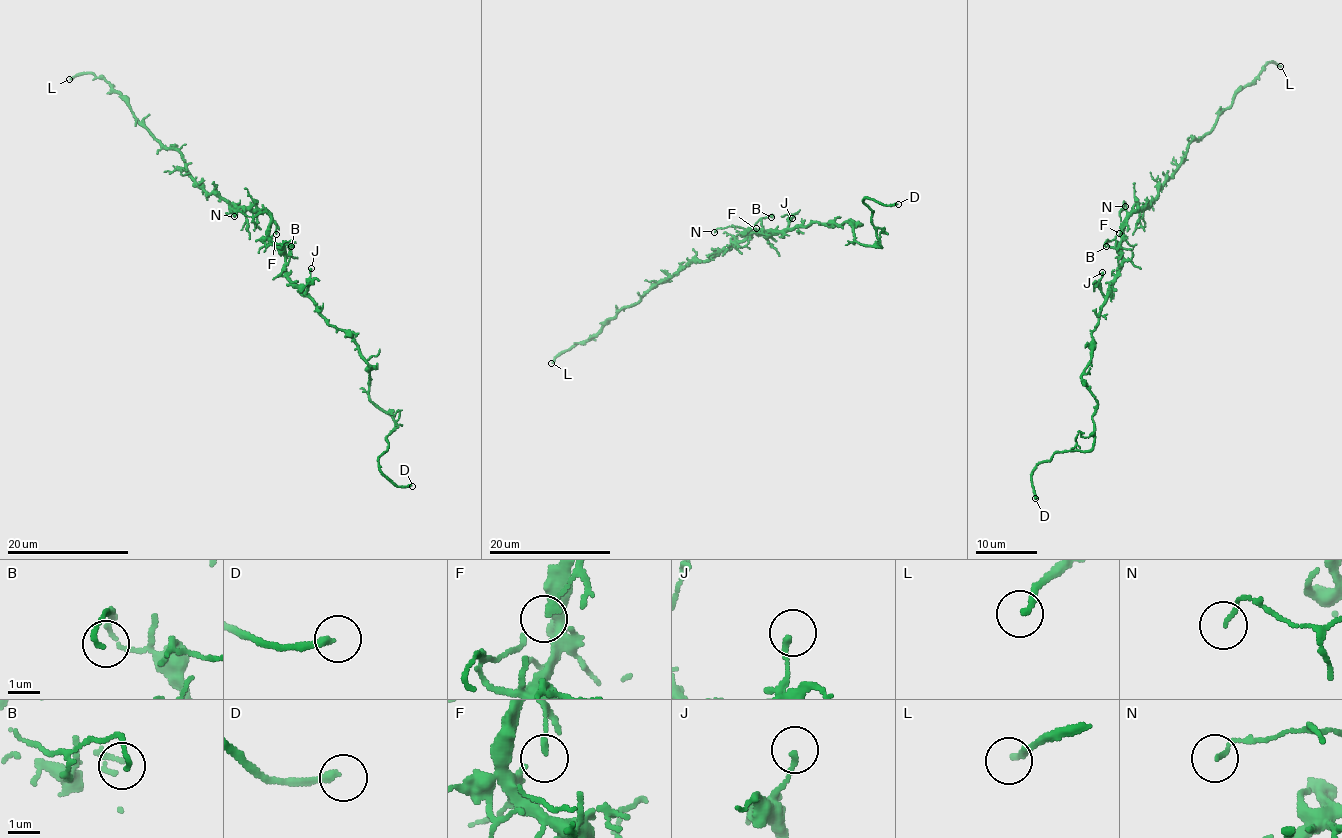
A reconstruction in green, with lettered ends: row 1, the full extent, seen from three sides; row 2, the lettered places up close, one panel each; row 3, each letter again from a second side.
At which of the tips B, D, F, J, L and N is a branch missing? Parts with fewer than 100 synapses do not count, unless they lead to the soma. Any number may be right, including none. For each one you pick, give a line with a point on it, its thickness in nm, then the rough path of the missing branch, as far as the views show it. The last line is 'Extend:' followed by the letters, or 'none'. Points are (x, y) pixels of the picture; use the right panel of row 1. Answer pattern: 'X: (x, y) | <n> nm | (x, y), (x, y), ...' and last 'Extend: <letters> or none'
D: (1035, 498) | 200 nm | (1035, 498), (1026, 486), (1015, 491), (1017, 498), (1021, 497), (1015, 490)
Extend: D

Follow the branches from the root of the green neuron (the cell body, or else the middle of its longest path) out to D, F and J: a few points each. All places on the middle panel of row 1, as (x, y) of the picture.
D: (766, 236), (815, 222), (837, 226), (850, 221), (853, 244), (879, 247), (873, 211), (863, 199), (898, 204)
F: (766, 236), (754, 231), (750, 232), (749, 229), (754, 232), (756, 228)
J: (766, 236), (766, 239), (774, 232), (782, 232), (792, 218)

